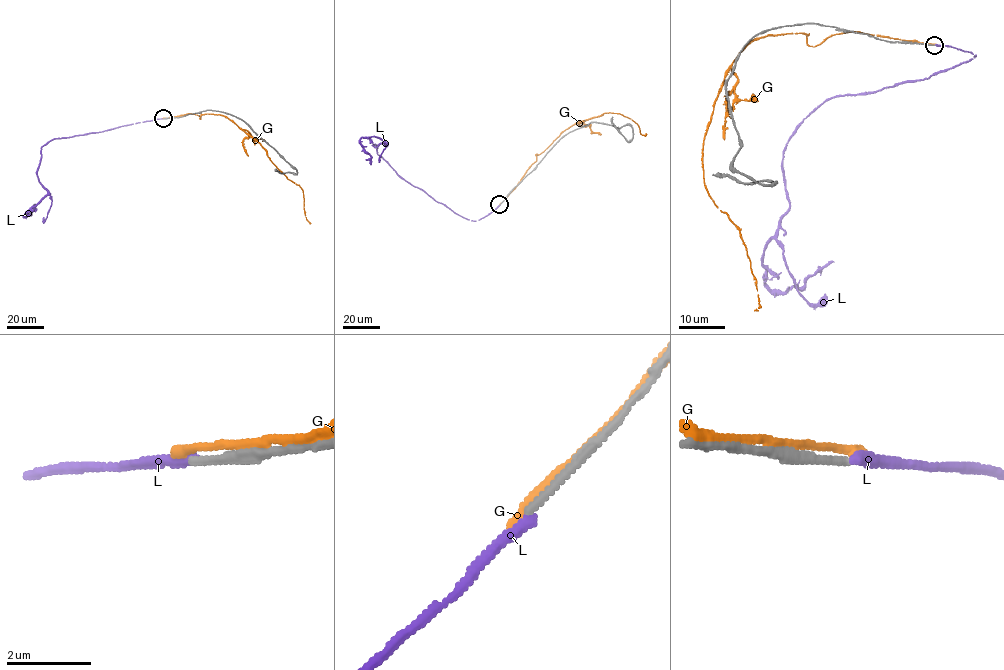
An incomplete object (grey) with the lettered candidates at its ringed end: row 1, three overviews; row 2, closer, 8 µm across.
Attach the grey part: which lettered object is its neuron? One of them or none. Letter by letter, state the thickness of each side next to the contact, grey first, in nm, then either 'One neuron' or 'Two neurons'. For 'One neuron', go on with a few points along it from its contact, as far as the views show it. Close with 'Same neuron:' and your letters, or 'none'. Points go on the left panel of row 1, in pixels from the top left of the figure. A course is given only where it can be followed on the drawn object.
G: Thickness 170 nm (grey) against 240 nm. Two neurons
L: Thickness 170 nm (grey) against 280 nm. Two neurons
Same neuron: none

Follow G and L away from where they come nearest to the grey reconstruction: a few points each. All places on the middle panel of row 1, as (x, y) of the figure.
G: (500, 204), (536, 160), (536, 154), (575, 123), (603, 113), (618, 113), (647, 134)
L: (500, 205), (478, 220), (464, 218), (402, 179), (373, 145), (383, 142), (361, 137), (370, 165)

